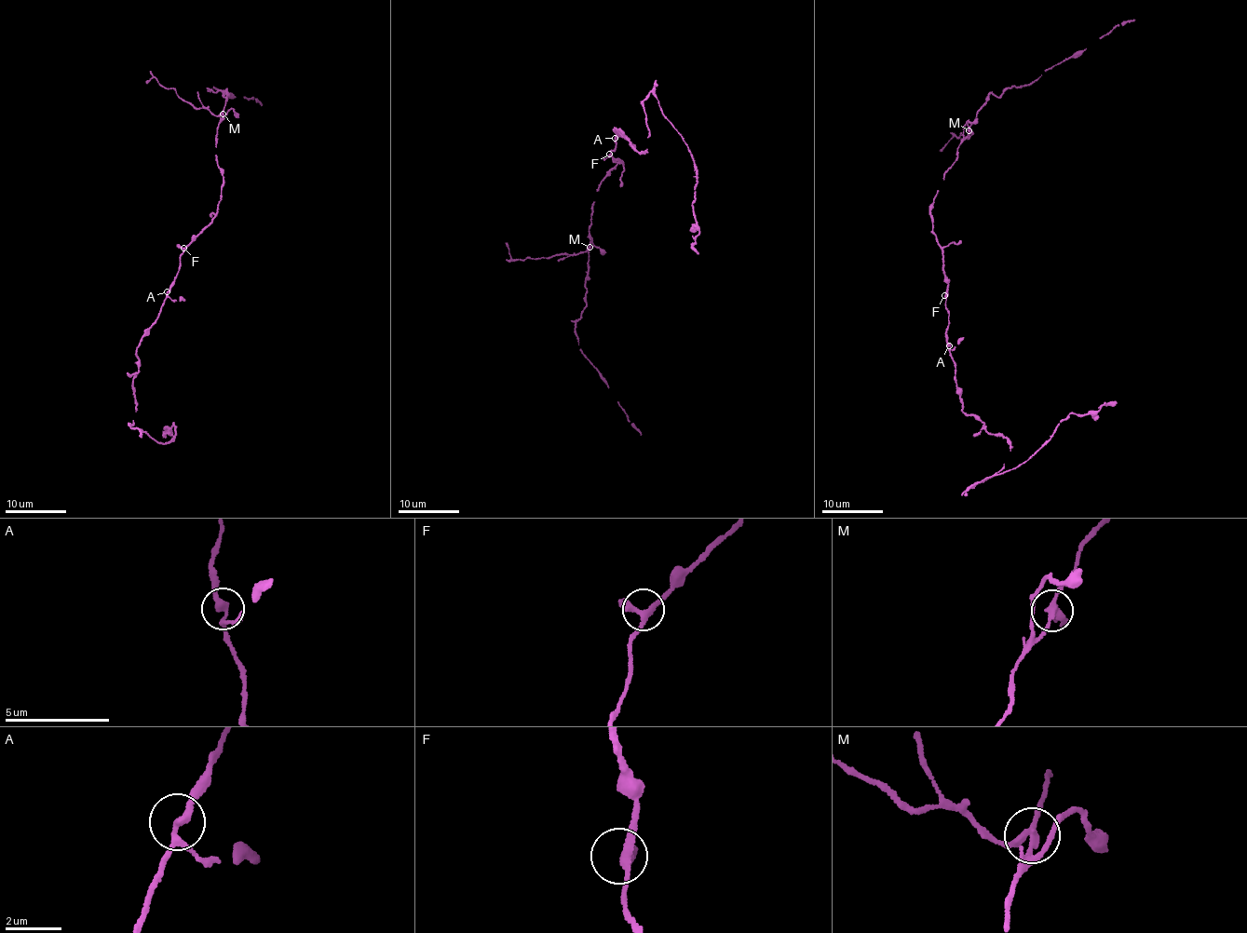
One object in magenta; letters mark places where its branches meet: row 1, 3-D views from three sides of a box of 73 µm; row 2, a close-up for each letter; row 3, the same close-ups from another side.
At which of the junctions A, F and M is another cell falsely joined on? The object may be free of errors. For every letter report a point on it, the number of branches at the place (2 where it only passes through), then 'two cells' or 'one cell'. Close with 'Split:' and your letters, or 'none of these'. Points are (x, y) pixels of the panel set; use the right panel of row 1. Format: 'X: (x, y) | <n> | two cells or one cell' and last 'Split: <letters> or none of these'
A: (949, 345) | 3 | one cell
F: (944, 295) | 3 | one cell
M: (969, 130) | 3 | two cells
Split: M

